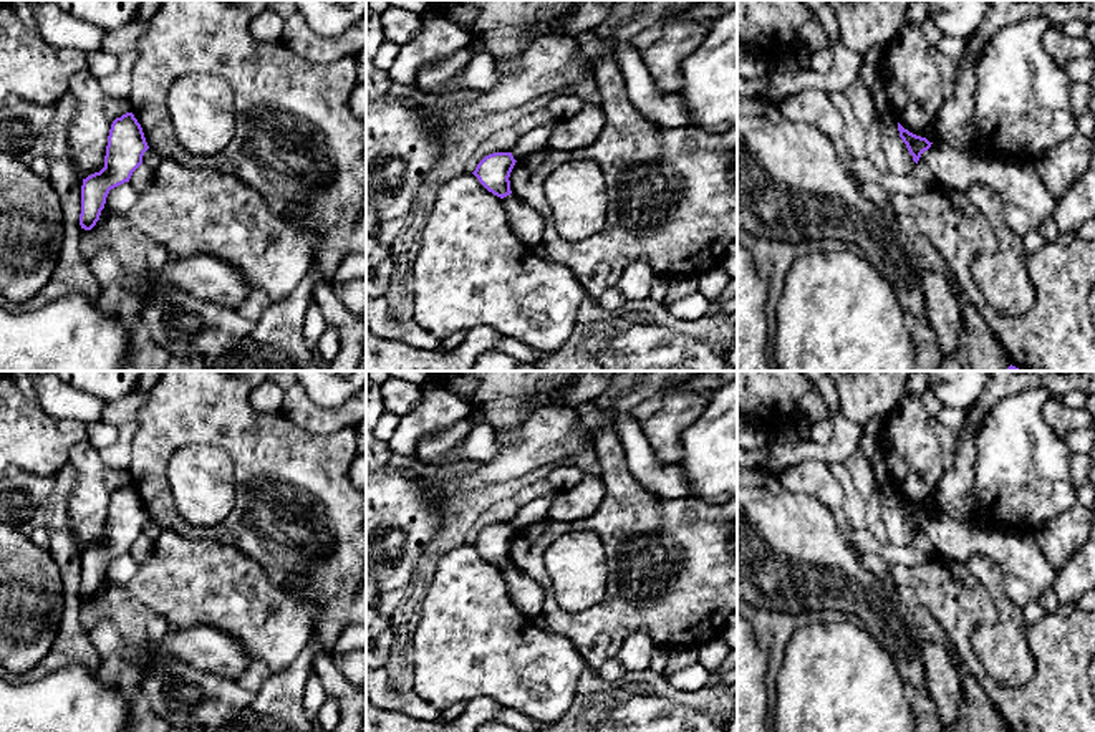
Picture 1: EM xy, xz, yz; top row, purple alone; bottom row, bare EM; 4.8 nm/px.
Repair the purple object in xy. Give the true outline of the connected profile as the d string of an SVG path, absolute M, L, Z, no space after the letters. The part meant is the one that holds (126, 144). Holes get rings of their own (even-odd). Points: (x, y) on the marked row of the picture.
M133 113L116 118L111 124L104 167L83 179L80 225L91 230L99 220L111 189L129 182L133 172L142 164L149 149L142 128Z

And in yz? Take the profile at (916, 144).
M898 123L898 131L900 131L900 137L906 144L909 154L913 156L913 161L918 164L921 154L928 151L933 142L929 142L926 137L909 132L900 123Z

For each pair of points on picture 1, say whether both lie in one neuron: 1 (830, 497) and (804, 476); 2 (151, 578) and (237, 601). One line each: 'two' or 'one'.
1: one
2: one

